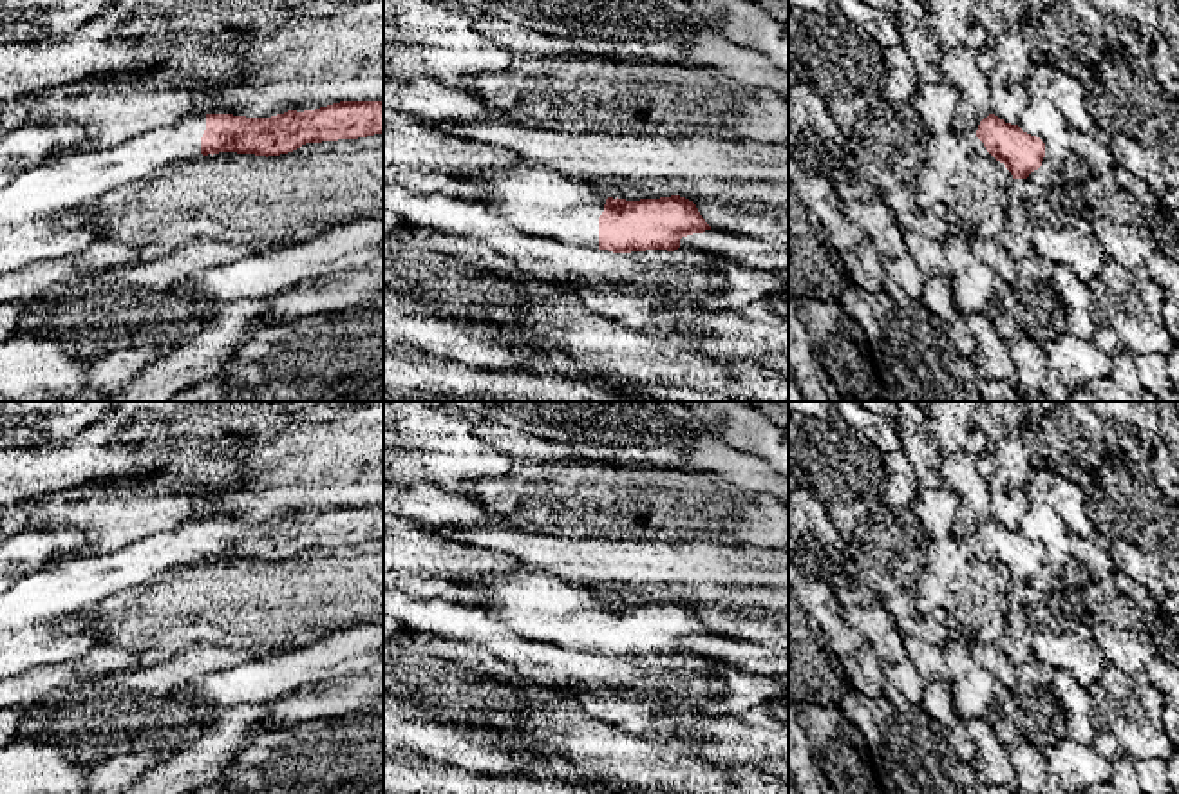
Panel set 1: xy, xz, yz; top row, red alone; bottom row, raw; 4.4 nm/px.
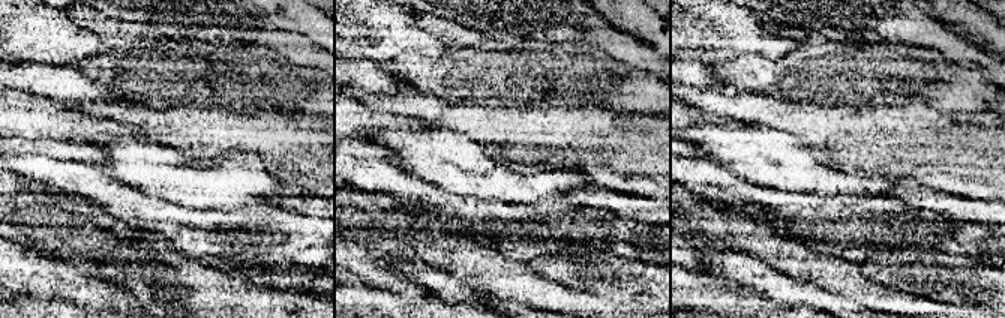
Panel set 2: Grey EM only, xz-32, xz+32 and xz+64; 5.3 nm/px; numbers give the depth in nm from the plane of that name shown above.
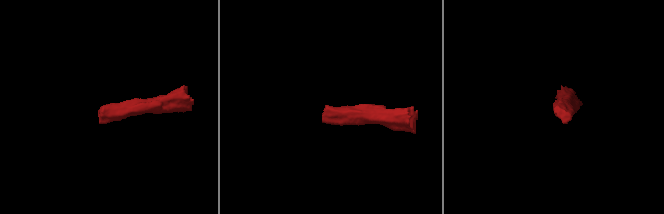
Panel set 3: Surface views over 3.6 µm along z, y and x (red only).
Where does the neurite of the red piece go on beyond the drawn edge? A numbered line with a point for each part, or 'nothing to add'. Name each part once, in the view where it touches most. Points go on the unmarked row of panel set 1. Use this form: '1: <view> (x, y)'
1: xz (532, 603)

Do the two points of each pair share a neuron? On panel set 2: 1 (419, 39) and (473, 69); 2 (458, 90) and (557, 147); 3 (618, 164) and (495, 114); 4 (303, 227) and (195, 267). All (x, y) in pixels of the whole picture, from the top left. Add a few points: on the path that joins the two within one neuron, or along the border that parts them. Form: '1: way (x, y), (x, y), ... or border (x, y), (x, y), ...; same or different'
1: border (458, 45), (438, 57), (413, 54); different
2: border (435, 95), (449, 101), (471, 102); different
3: way (590, 140), (527, 138); same
4: border (171, 248), (198, 261); different

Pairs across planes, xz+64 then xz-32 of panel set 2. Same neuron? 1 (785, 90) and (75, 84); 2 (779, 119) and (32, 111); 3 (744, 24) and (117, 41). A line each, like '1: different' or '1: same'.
1: different
2: different
3: different

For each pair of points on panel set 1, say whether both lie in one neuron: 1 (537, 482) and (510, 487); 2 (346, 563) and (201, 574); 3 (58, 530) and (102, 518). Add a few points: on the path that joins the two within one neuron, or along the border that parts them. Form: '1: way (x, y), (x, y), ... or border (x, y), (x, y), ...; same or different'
1: way (530, 487), (518, 487); same
2: way (310, 581), (237, 581); same
3: border (51, 498), (85, 510), (91, 554); different

